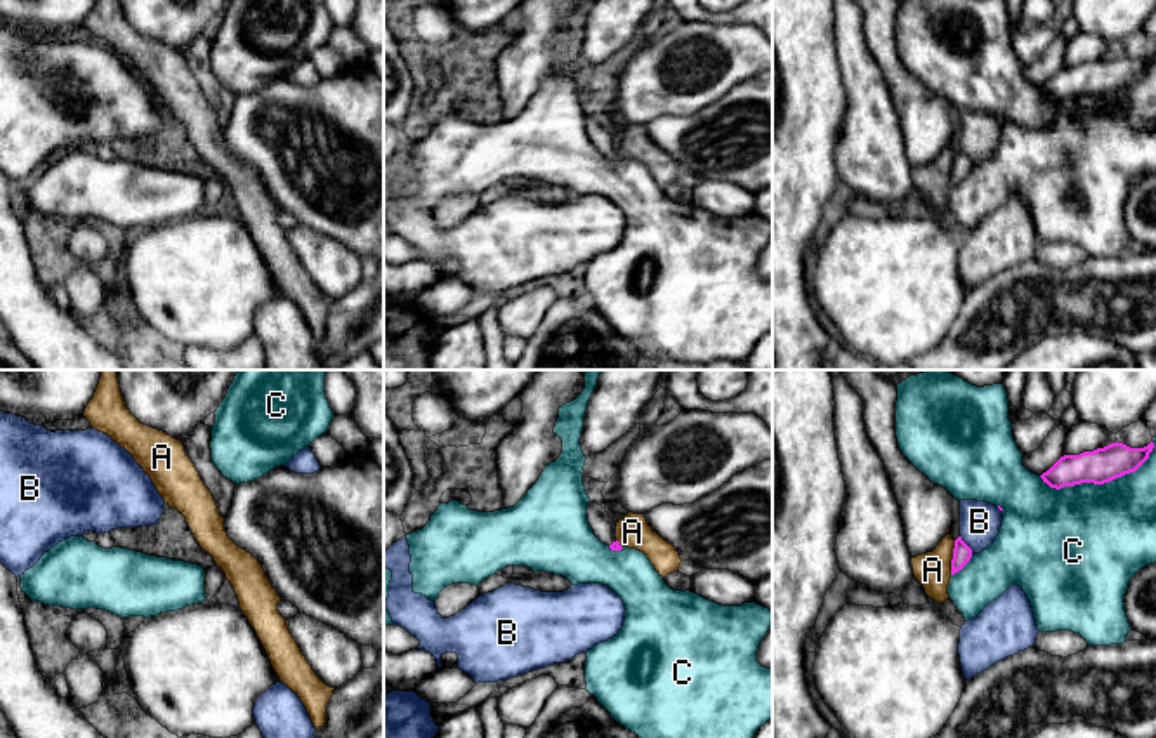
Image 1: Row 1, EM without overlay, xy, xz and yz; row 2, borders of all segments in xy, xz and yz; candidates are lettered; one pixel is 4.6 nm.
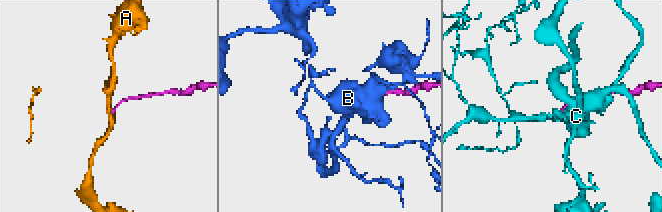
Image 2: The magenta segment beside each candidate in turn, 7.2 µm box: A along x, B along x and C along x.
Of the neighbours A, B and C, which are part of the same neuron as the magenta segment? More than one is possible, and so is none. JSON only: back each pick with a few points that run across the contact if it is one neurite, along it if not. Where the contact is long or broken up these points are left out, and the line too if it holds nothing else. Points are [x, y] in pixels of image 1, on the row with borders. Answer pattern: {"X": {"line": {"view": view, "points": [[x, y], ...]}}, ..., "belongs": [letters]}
{"belongs": []}

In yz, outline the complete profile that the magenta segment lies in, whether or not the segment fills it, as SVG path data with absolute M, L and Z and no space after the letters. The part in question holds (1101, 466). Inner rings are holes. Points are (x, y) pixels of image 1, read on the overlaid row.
M1116 441L1094 451L1064 455L1040 478L1055 490L1081 483L1104 484L1135 472L1149 458L1153 448L1153 441L1144 448L1130 448Z

